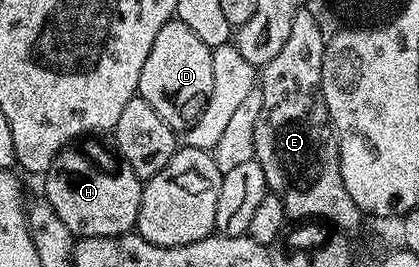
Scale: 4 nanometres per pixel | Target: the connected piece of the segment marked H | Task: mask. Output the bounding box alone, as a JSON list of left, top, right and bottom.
[44,139,143,238]

